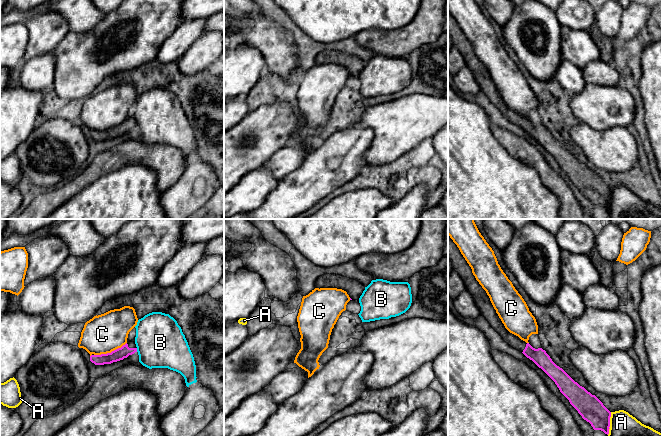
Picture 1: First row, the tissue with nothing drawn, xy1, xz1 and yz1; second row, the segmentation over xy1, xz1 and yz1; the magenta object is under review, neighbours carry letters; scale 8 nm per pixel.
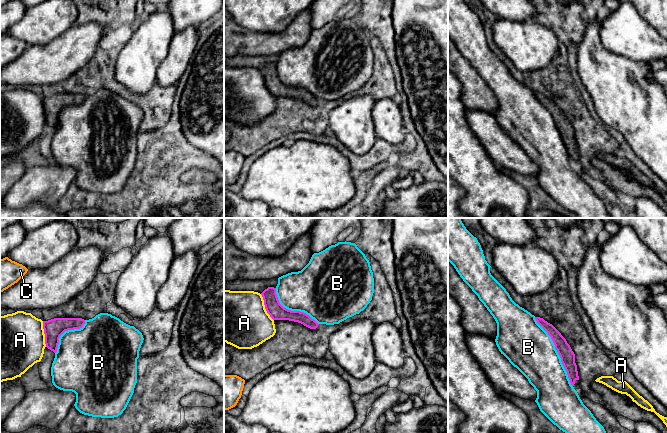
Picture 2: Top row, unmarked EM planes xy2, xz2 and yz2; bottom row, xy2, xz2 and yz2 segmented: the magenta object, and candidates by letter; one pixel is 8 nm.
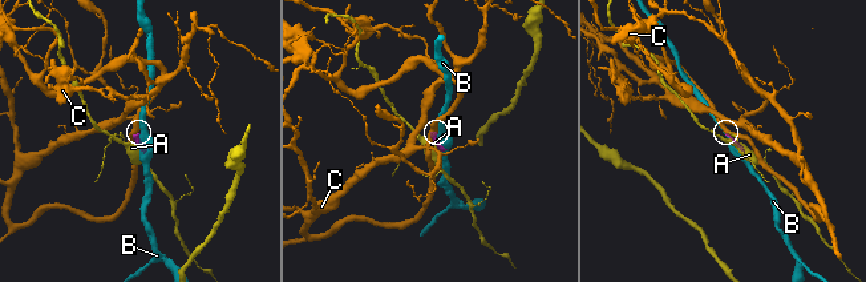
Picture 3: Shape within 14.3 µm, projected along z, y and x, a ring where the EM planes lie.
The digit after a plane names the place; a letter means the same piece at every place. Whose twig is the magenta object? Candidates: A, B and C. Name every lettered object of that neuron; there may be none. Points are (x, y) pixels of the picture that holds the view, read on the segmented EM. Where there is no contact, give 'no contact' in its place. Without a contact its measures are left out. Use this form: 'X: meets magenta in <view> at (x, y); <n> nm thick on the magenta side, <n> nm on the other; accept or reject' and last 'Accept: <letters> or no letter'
A: meets magenta in xz2 at (265, 307); 130 nm thick on the magenta side, 440 nm on the other; reject
B: meets magenta in yz2 at (557, 351); 120 nm thick on the magenta side, 380 nm on the other; reject
C: meets magenta in xy1 at (111, 352); 100 nm thick on the magenta side, 320 nm on the other; reject
Accept: no letter

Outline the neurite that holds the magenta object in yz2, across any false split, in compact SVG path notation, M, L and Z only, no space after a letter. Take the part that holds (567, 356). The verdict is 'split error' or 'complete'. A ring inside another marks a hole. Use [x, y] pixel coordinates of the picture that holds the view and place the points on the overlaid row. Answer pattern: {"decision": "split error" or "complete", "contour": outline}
{"decision": "split error", "contour": "M535 317L537 323L548 333L551 337L555 349L557 350L561 362L567 372L568 378L574 389L580 388L580 381L577 371L577 365L575 363L575 354L572 351L570 345L561 333L550 323L545 321L543 318Z"}

